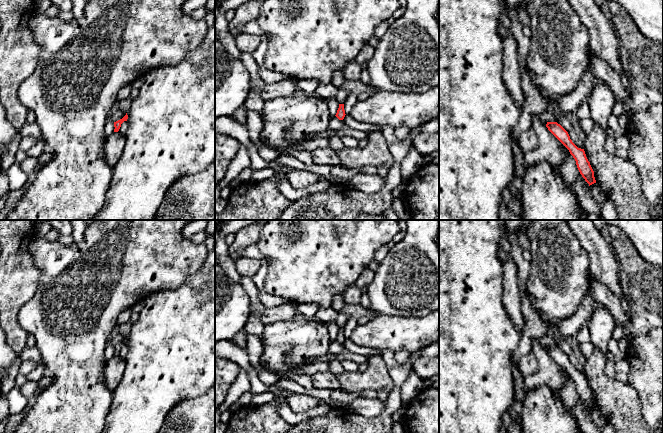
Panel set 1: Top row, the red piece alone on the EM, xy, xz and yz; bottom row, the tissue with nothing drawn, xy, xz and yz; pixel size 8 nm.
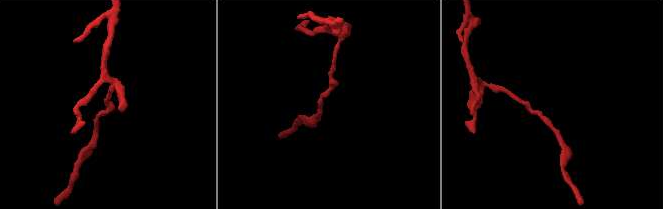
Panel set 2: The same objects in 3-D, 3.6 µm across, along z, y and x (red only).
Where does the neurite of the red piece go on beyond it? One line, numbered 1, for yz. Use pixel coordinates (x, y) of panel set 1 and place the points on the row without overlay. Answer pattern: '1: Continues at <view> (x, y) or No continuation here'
1: No continuation here

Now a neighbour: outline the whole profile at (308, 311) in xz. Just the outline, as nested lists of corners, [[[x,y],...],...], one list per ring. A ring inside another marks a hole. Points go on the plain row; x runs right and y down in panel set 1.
[[[316,303],[297,304],[297,315],[306,319],[315,319],[316,312],[319,309]]]

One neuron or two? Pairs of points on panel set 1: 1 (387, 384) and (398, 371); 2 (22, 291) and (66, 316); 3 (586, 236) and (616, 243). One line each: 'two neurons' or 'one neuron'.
1: two neurons
2: two neurons
3: two neurons

